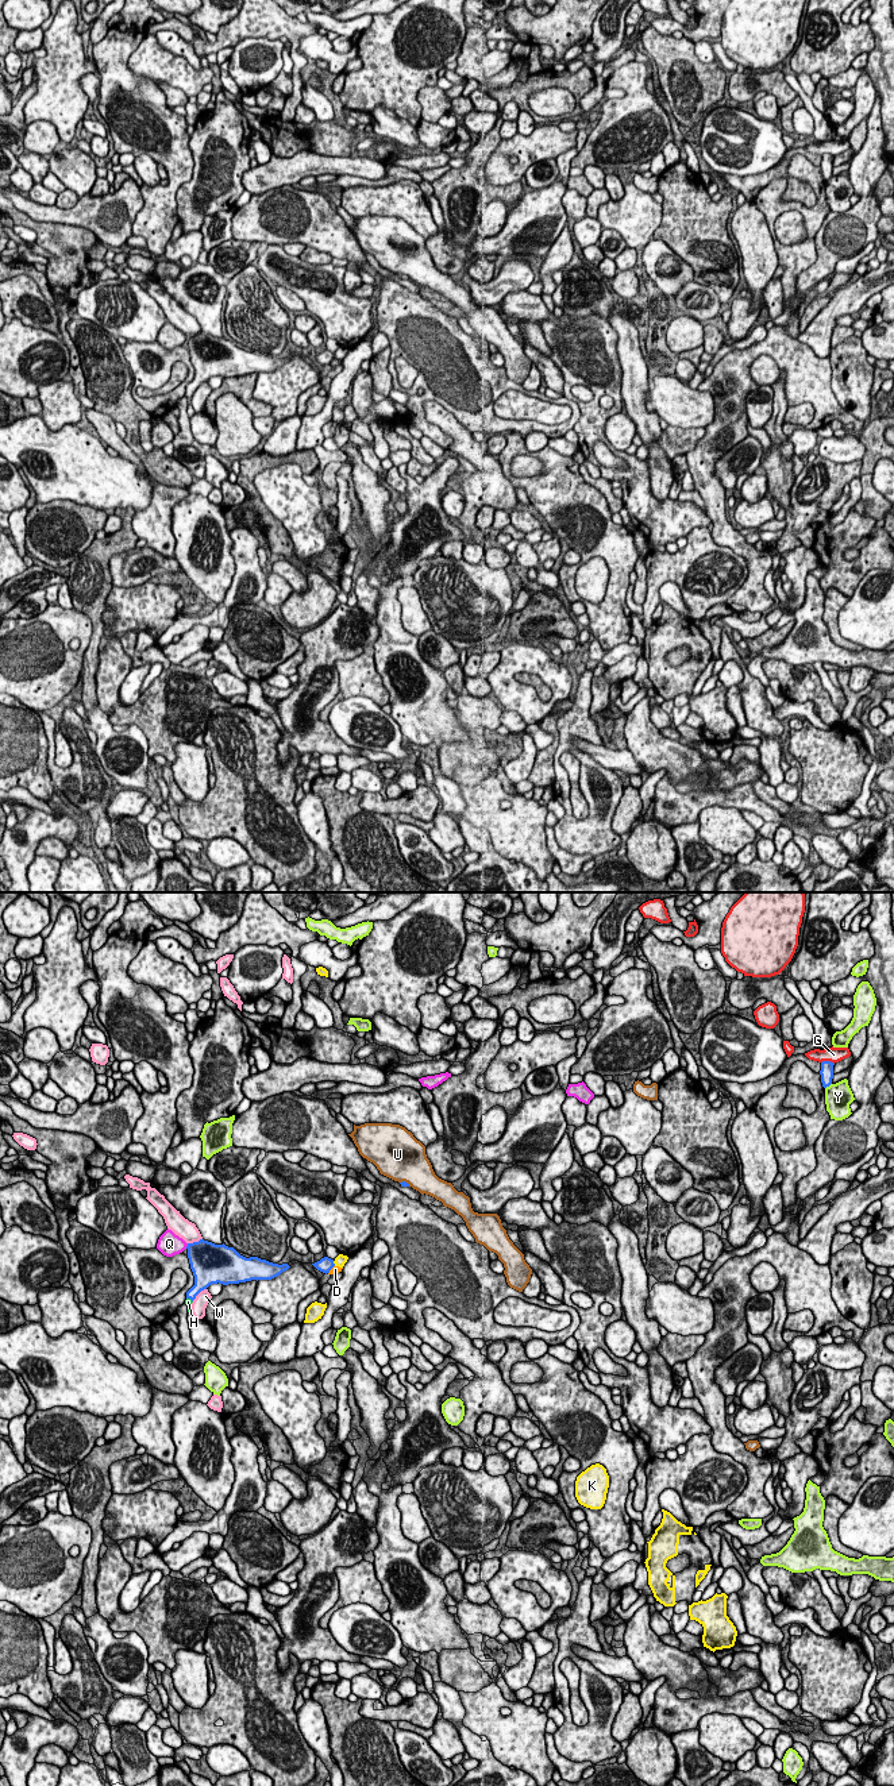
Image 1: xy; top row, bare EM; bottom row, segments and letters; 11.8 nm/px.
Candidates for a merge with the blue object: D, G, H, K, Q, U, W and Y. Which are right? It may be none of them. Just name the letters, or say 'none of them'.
H

